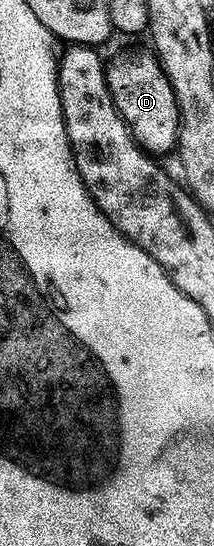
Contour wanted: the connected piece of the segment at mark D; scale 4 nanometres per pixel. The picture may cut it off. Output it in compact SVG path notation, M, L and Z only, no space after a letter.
M151 51L124 52L107 61L104 78L112 105L128 123L136 143L149 154L168 152L177 147L180 138L178 102L159 60Z

